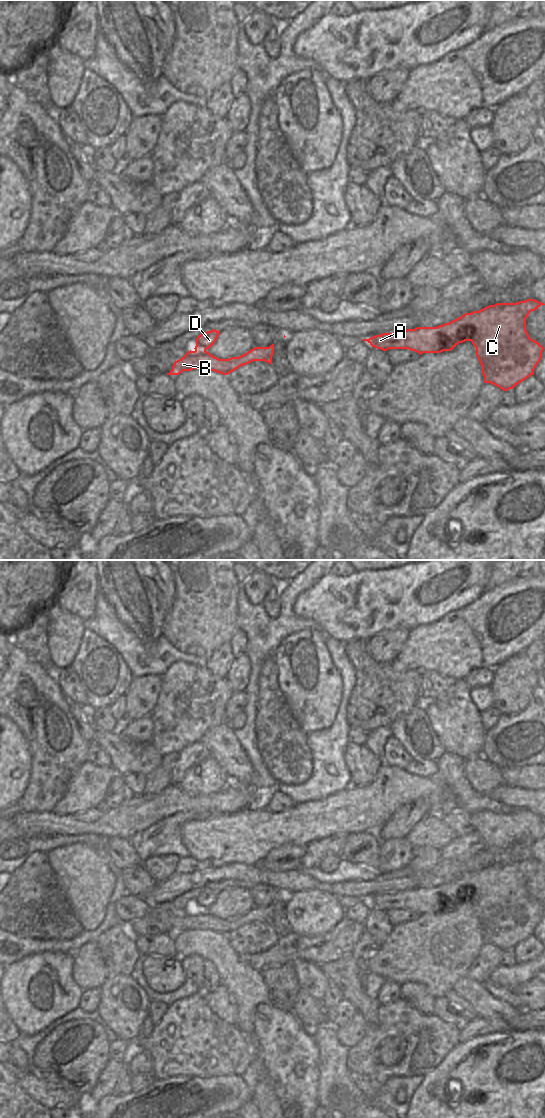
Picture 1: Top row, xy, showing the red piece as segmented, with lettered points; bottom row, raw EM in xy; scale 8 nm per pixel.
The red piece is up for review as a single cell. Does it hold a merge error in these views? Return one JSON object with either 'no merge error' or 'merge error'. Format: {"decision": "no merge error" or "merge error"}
{"decision": "merge error"}

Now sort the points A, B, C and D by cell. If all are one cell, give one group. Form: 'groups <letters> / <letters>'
groups A B C / D

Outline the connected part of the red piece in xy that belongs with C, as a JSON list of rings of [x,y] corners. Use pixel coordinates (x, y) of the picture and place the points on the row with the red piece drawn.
[[[535,299],[517,303],[497,303],[479,311],[465,313],[461,317],[437,327],[417,327],[405,331],[383,333],[363,339],[363,341],[367,341],[372,347],[383,351],[409,349],[420,355],[451,351],[459,343],[471,341],[482,366],[484,383],[491,383],[503,391],[507,391],[534,375],[534,370],[542,358],[544,347],[531,339],[526,330],[526,318],[531,311],[535,311],[541,305],[545,304]]]

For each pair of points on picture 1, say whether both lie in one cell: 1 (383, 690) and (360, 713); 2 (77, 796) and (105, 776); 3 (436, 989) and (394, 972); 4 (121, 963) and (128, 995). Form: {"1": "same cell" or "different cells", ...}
{"1": "same cell", "2": "same cell", "3": "same cell", "4": "different cells"}

